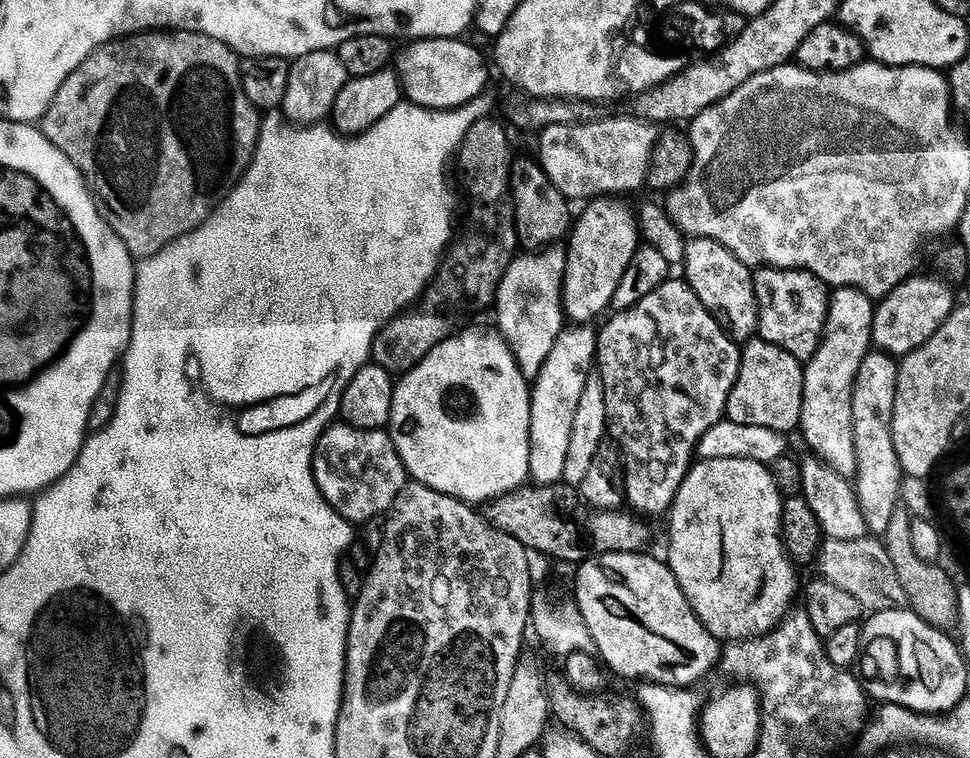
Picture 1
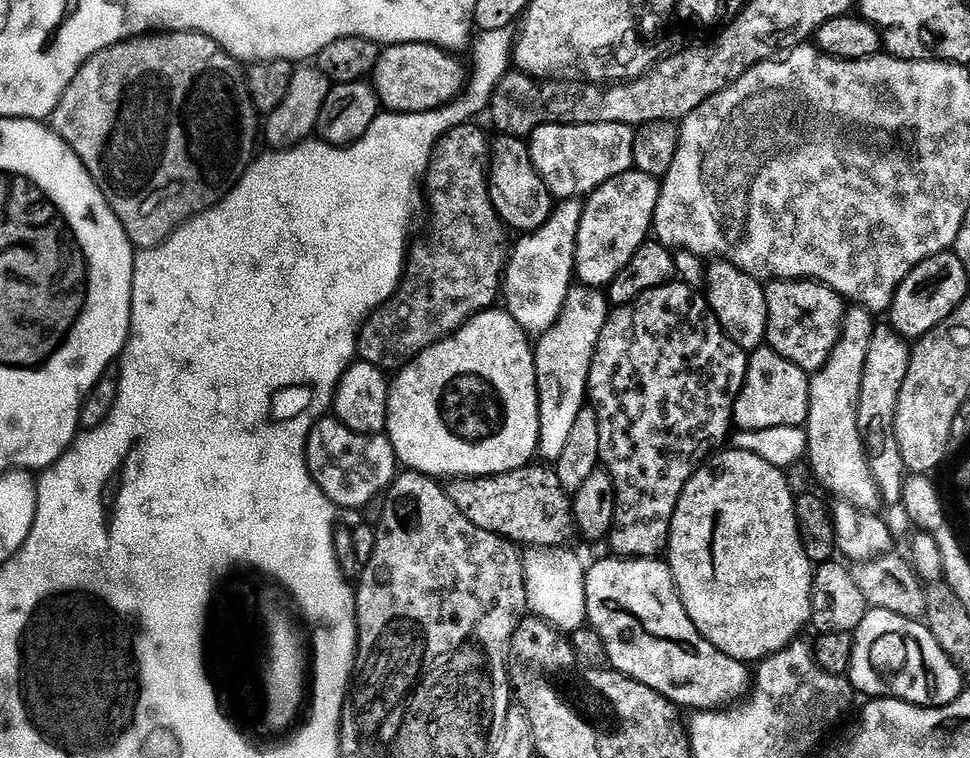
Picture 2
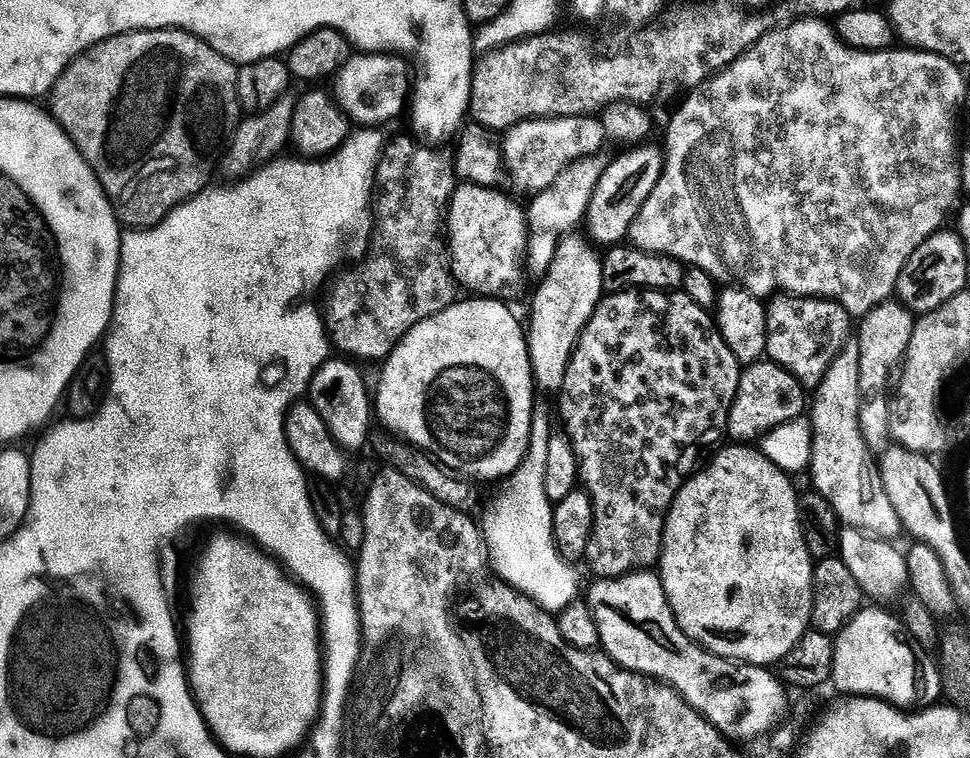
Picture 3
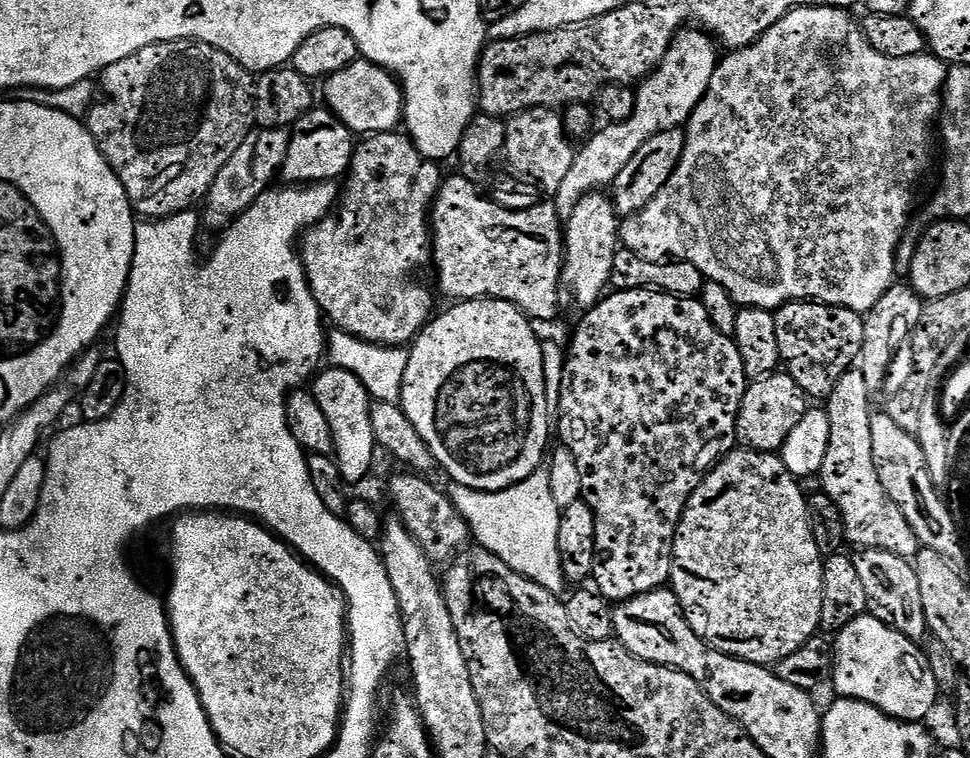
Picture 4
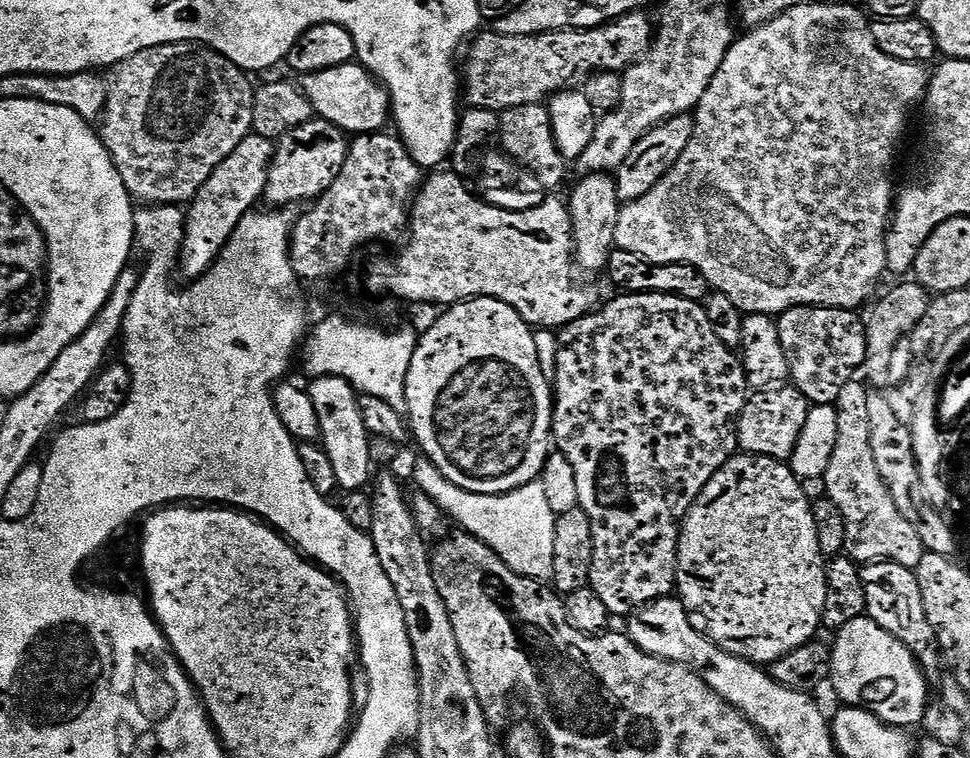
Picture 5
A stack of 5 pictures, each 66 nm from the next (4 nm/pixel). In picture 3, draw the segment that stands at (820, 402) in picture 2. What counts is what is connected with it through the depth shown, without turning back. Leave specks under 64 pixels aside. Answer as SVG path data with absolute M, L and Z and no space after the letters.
M848 345L815 389L814 404L810 406L813 437L808 470L812 473L813 489L817 493L820 491L819 499L834 506L841 525L859 528L882 540L892 540L902 532L898 510L894 510L890 494L886 494L886 486L880 477L881 465L872 461L875 460L873 453L861 437L861 424L856 419L860 405L855 383L850 383L850 362L855 363L858 359L859 347Z

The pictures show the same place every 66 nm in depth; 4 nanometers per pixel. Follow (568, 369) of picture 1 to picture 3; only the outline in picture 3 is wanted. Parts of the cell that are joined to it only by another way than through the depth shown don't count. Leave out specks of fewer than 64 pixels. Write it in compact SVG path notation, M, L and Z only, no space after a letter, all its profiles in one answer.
M562 271L552 279L550 288L532 310L532 325L529 323L526 328L532 374L541 393L565 391L572 355L596 313L597 305L590 304L589 284L572 275Z

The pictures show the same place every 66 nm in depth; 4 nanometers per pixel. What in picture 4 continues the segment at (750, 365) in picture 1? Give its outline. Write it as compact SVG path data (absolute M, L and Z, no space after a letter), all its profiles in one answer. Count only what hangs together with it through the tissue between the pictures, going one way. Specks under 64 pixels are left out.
M777 370L751 381L752 385L744 388L744 397L740 400L740 409L736 415L736 438L745 448L751 448L754 452L775 453L784 439L802 422L802 418L808 413L810 398L794 382L794 378L783 370Z

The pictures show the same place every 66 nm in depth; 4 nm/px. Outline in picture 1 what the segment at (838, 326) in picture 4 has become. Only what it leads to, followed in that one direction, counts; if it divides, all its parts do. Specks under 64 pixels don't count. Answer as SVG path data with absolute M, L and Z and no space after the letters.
M757 268L752 281L760 302L759 339L784 348L802 362L812 359L820 348L827 326L828 285L801 268Z

